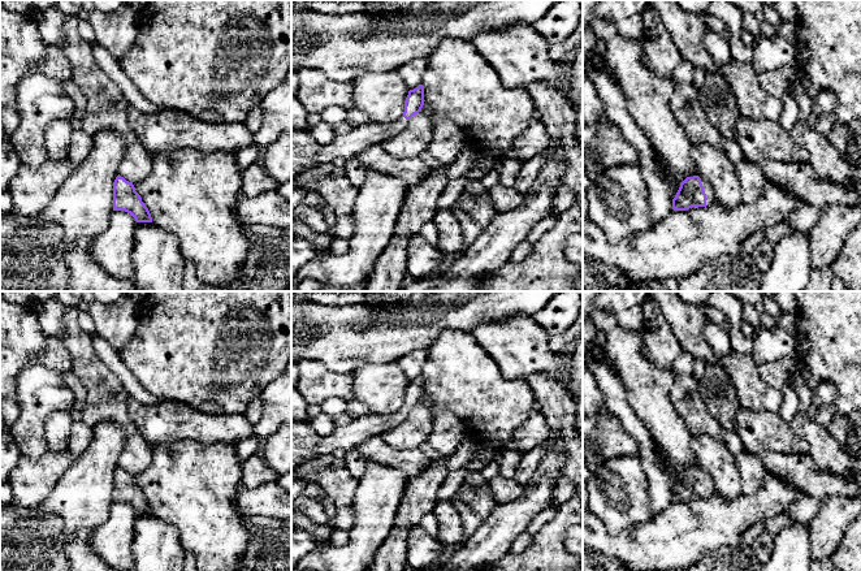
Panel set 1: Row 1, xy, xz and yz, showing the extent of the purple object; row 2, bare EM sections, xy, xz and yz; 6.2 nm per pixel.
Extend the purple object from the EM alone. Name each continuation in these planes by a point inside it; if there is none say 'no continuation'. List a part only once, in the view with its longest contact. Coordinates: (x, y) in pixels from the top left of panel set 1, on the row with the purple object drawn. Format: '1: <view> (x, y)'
1: yz (708, 190)

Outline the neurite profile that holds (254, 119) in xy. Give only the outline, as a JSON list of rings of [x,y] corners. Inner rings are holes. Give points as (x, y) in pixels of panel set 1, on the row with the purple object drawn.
[[[256,104],[247,114],[245,124],[252,134],[256,134],[261,127],[261,120],[263,120],[261,104]]]

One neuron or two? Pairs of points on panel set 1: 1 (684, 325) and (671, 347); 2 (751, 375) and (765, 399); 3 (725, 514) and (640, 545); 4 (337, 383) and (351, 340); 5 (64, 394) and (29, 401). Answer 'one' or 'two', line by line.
1: two
2: one
3: one
4: two
5: one

